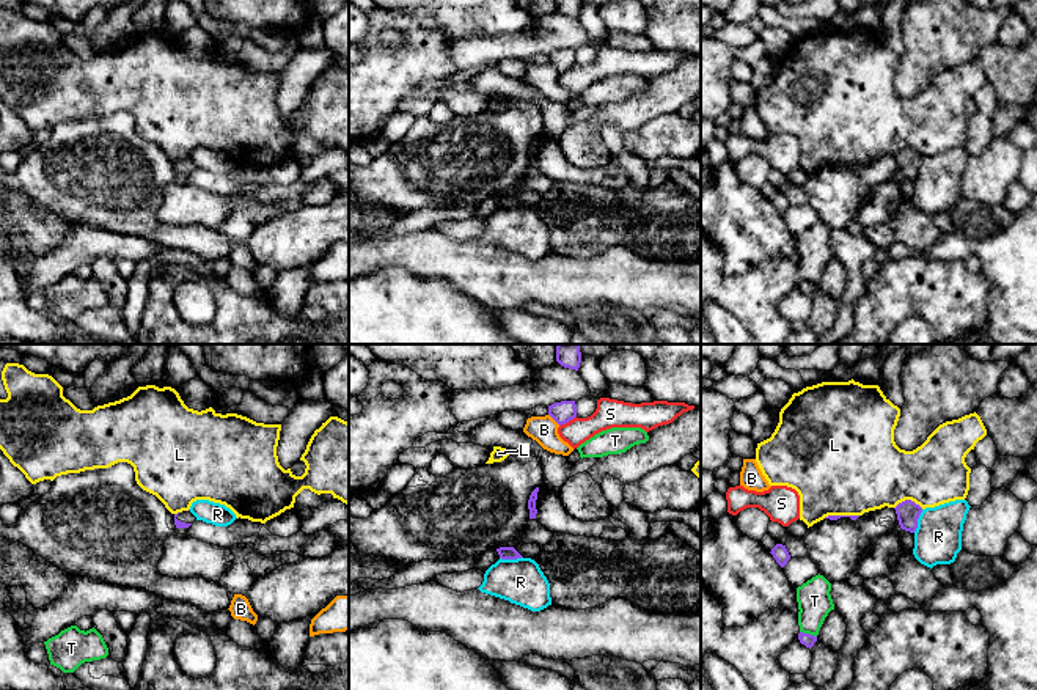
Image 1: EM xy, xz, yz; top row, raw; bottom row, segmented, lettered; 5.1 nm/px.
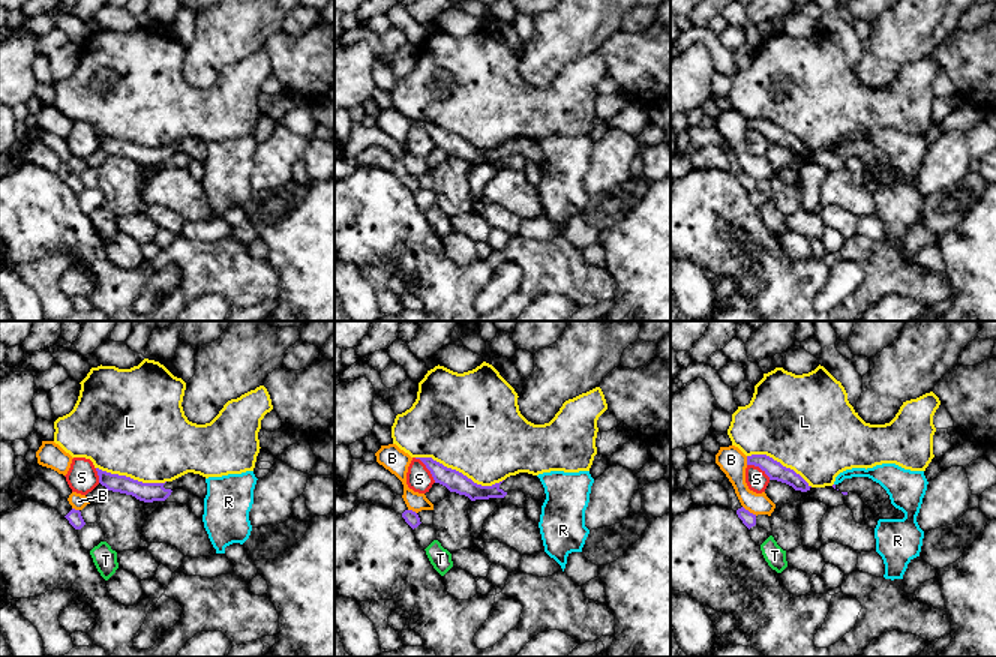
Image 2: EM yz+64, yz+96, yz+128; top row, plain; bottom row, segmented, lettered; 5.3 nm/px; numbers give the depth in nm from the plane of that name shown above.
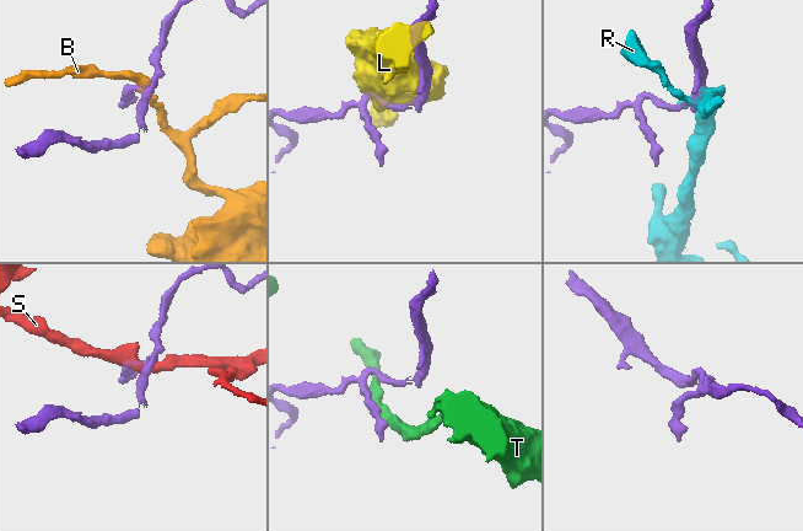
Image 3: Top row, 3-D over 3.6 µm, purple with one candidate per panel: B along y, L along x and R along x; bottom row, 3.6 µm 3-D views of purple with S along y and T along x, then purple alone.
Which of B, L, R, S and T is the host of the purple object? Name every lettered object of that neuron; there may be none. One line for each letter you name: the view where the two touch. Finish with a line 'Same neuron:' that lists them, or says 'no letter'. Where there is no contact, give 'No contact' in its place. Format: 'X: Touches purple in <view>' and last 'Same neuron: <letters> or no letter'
Same neuron: no letter

